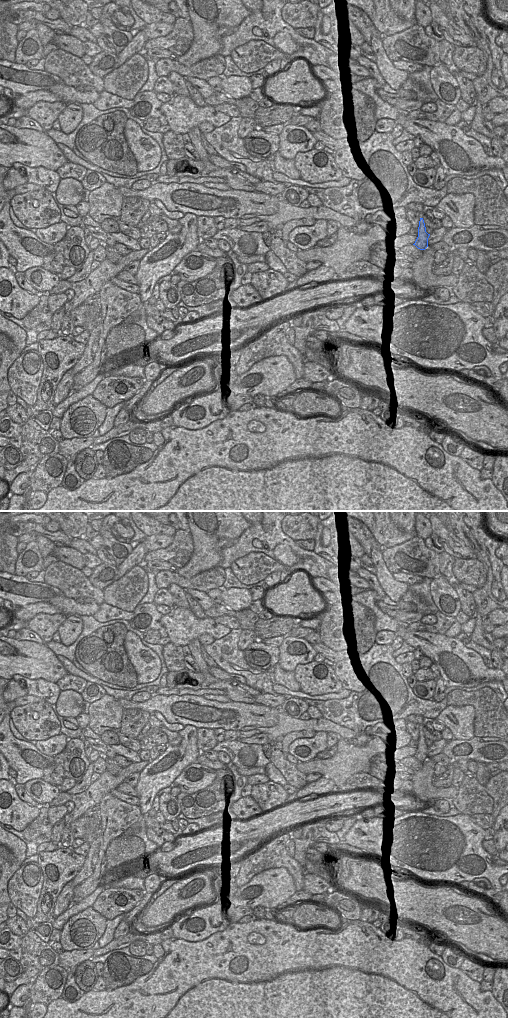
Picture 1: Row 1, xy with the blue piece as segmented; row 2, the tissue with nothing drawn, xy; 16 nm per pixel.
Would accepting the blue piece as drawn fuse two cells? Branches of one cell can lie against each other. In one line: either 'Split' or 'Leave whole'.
Split

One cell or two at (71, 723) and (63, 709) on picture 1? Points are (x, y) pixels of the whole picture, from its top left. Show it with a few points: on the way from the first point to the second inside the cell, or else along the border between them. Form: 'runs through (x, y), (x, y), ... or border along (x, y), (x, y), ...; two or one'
border along (74, 717), (63, 718); two

